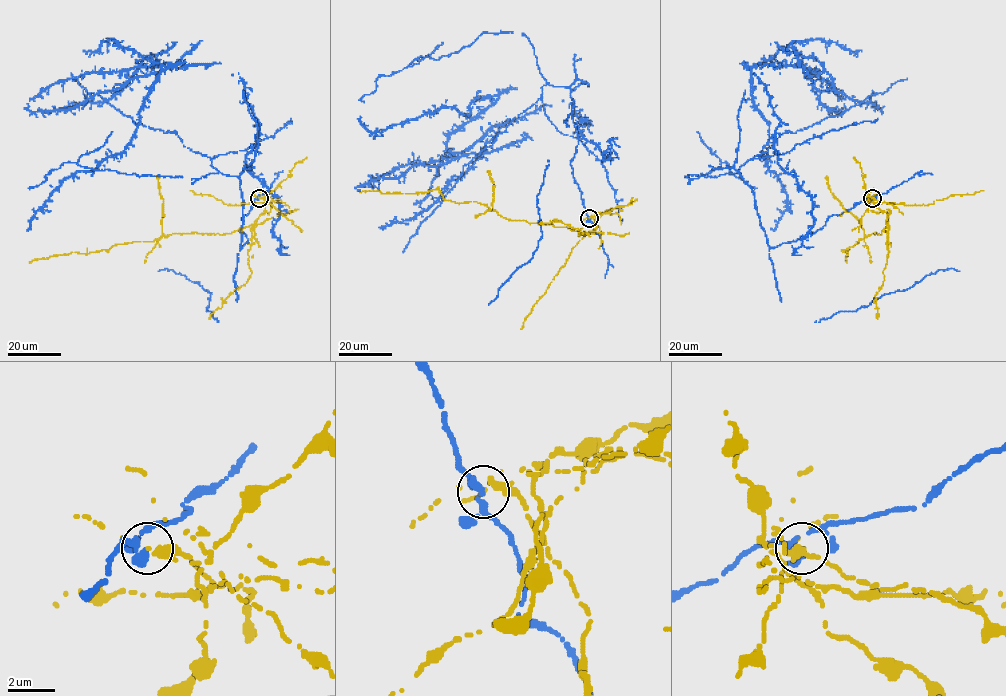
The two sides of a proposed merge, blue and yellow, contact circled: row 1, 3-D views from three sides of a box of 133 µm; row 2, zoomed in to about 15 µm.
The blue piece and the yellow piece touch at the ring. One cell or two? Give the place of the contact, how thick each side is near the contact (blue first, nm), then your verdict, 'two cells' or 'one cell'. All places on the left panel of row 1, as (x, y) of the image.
place (259, 198); calibres 360 and 220 nm; two cells

